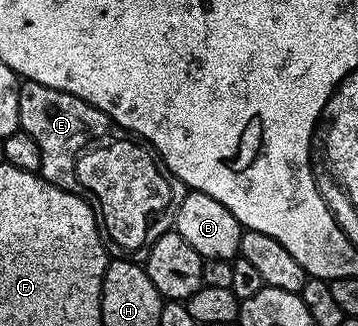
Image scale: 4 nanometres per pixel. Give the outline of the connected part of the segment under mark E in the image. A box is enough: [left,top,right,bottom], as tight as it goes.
[17,80,181,262]

